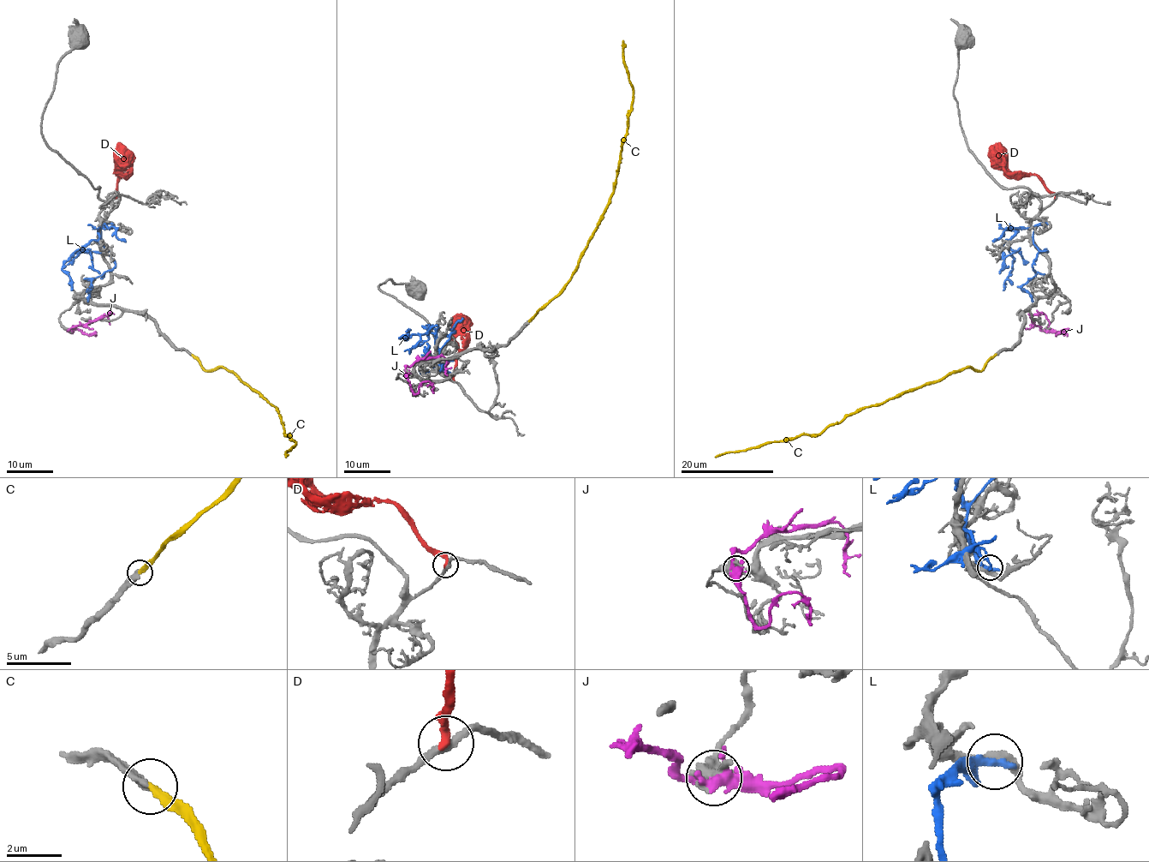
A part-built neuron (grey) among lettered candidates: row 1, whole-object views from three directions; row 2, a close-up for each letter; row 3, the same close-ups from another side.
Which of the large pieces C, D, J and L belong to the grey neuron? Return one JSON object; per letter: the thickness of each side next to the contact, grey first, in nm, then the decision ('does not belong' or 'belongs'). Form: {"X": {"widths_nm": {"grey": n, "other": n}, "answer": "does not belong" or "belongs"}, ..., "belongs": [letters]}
{"C": {"widths_nm": {"grey": 320, "other": 320}, "answer": "belongs"}, "D": {"widths_nm": {"grey": 240, "other": 320}, "answer": "does not belong"}, "J": {"widths_nm": {"grey": 320, "other": 380}, "answer": "does not belong"}, "L": {"widths_nm": {"grey": 320, "other": 320}, "answer": "does not belong"}, "belongs": ["C"]}

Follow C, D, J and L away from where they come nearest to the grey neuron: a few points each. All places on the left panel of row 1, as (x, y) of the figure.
C: (192, 354), (205, 370), (223, 367), (232, 371), (275, 407), (286, 434), (295, 442), (286, 457)
D: (116, 197), (119, 175), (115, 166), (115, 156), (125, 146)
J: (69, 331), (109, 313), (110, 325)
L: (110, 224), (99, 228), (98, 239), (91, 240), (80, 247), (63, 264), (62, 270), (69, 277), (70, 290)

